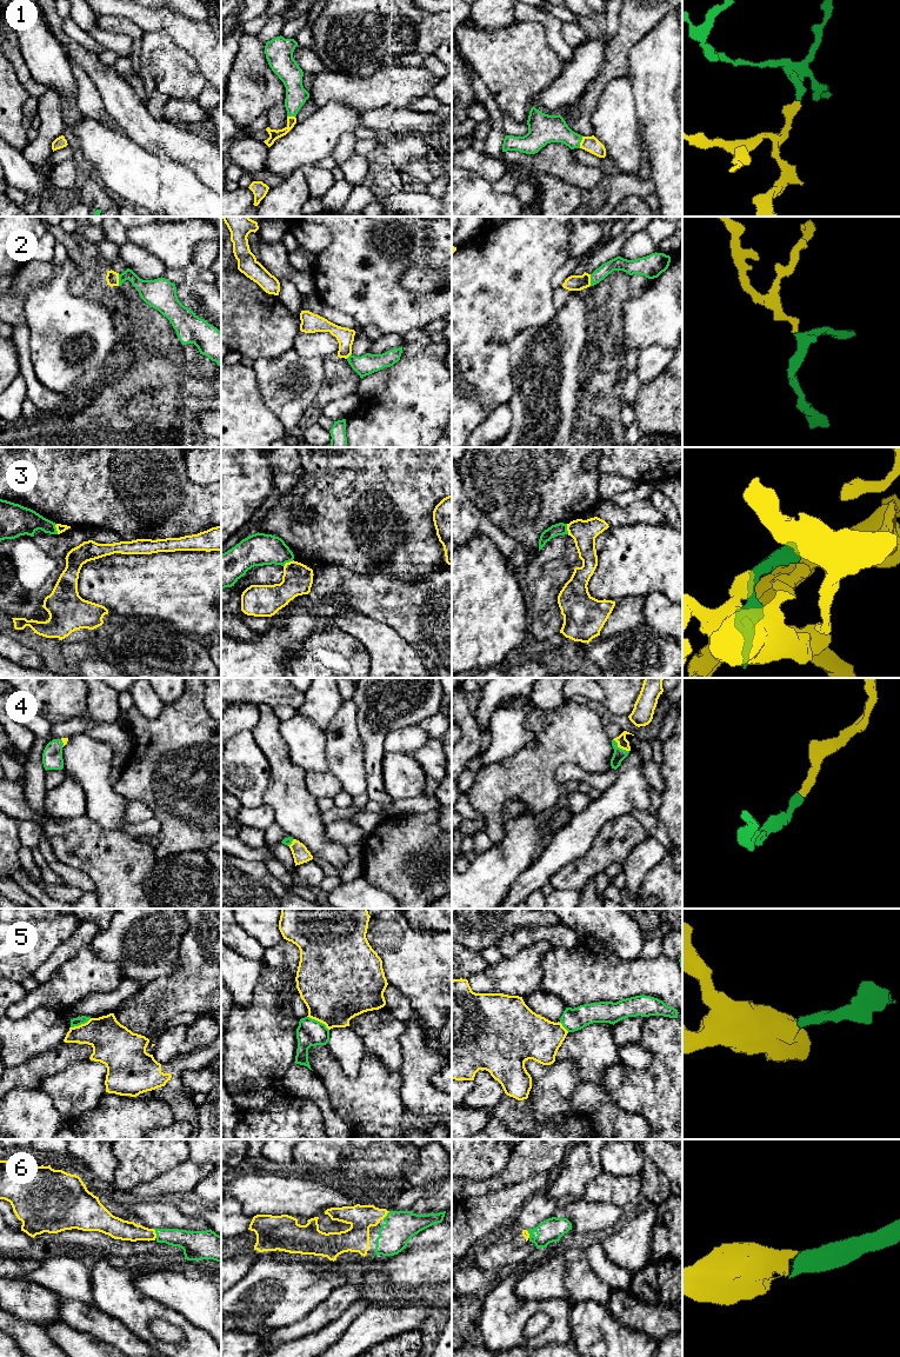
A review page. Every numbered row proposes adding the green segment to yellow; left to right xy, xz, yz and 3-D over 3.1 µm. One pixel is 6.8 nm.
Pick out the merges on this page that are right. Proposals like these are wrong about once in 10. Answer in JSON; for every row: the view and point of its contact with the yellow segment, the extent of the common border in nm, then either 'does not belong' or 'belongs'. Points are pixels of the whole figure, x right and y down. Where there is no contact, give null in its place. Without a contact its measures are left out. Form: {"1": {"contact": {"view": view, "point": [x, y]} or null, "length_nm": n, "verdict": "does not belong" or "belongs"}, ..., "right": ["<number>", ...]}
{"1": {"contact": {"view": "yz", "point": [580, 142]}, "length_nm": 80, "verdict": "belongs"}, "2": {"contact": {"view": "xy", "point": [118, 280]}, "length_nm": 80, "verdict": "belongs"}, "3": {"contact": {"view": "xz", "point": [287, 563]}, "length_nm": 80, "verdict": "does not belong"}, "4": {"contact": {"view": "yz", "point": [620, 747]}, "length_nm": 140, "verdict": "belongs"}, "5": {"contact": {"view": "xz", "point": [319, 1020]}, "length_nm": 180, "verdict": "does not belong"}, "6": {"contact": {"view": "xy", "point": [155, 1234]}, "length_nm": 70, "verdict": "belongs"}, "right": ["1", "2", "4", "6"]}

